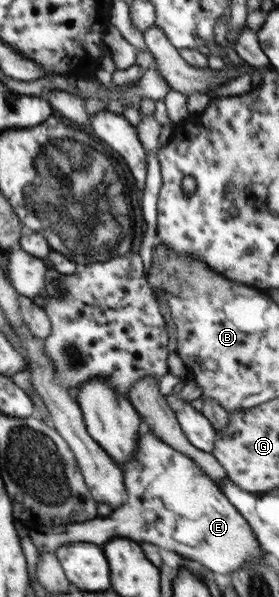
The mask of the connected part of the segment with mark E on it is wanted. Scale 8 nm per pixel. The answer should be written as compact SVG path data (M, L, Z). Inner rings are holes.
M141 422L139 444L131 459L121 467L127 500L105 518L68 525L46 526L29 532L36 549L54 552L62 545L86 541L96 545L122 536L153 543L198 561L222 581L245 563L261 561L263 549L246 518L228 501L220 487L183 453L172 449L146 423Z

